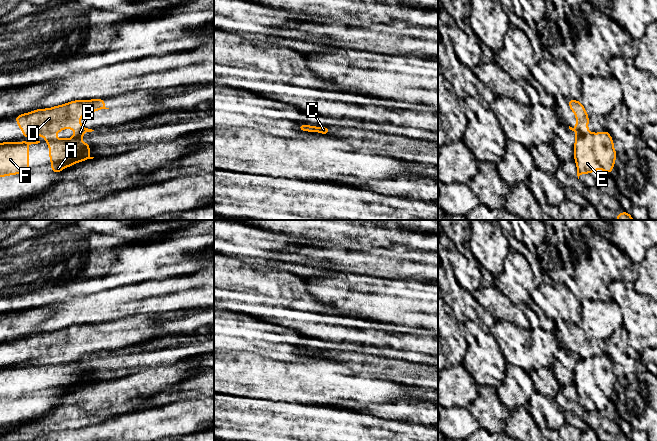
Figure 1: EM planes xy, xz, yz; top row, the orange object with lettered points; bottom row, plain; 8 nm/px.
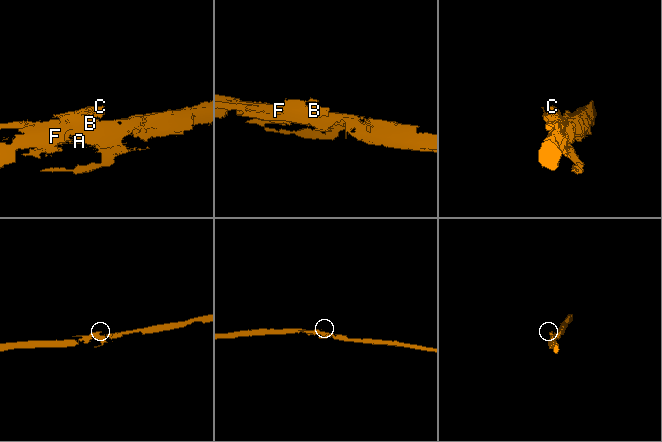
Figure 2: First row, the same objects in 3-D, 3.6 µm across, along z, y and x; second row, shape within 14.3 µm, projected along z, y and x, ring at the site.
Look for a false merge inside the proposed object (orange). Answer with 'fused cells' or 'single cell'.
single cell

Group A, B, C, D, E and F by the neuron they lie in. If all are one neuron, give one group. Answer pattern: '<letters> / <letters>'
A B C D E F

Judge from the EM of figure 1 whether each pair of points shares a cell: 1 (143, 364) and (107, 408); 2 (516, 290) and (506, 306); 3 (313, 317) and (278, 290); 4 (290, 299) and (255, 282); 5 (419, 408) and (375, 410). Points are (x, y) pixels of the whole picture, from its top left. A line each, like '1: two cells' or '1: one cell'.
1: two cells
2: two cells
3: two cells
4: one cell
5: one cell

